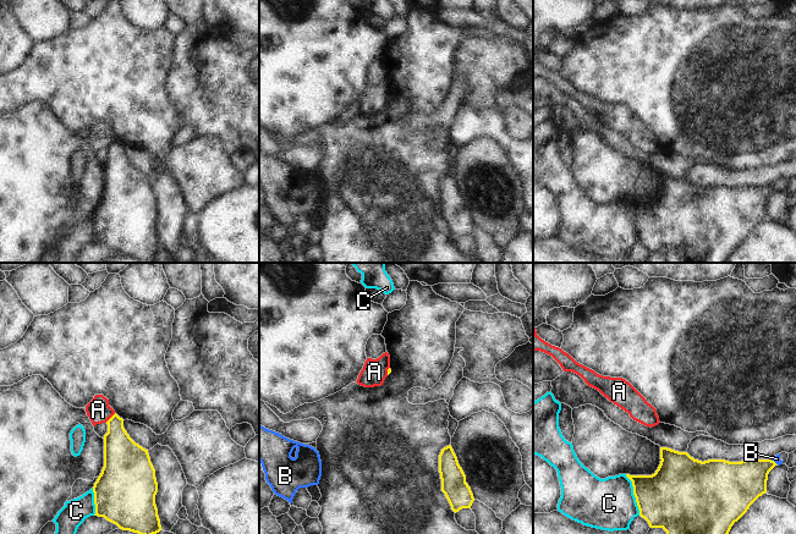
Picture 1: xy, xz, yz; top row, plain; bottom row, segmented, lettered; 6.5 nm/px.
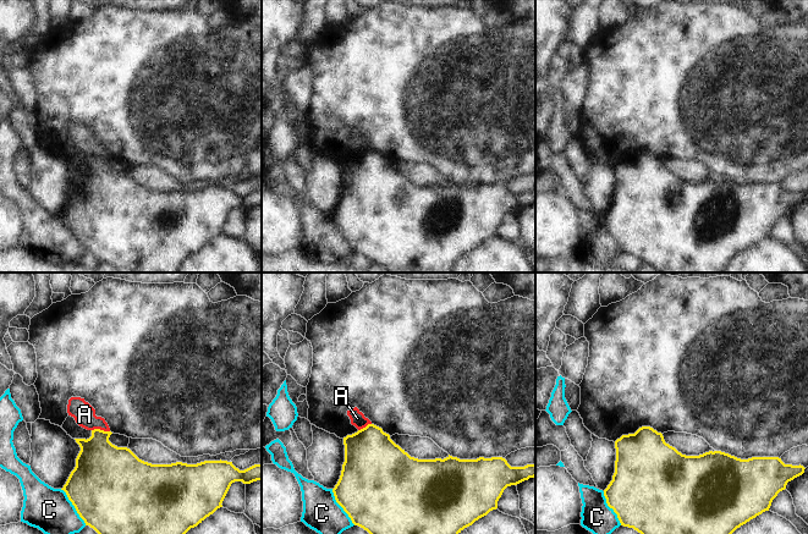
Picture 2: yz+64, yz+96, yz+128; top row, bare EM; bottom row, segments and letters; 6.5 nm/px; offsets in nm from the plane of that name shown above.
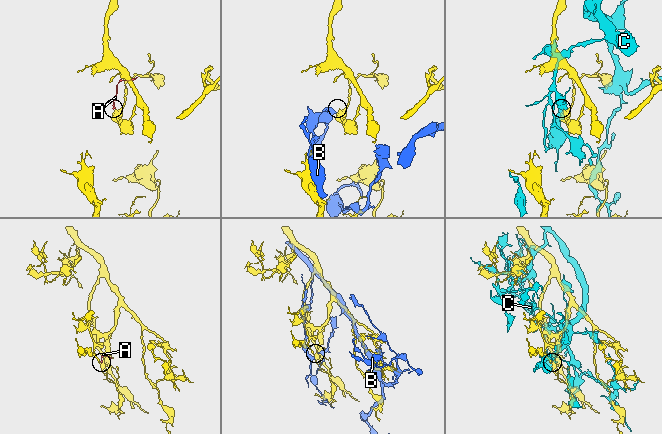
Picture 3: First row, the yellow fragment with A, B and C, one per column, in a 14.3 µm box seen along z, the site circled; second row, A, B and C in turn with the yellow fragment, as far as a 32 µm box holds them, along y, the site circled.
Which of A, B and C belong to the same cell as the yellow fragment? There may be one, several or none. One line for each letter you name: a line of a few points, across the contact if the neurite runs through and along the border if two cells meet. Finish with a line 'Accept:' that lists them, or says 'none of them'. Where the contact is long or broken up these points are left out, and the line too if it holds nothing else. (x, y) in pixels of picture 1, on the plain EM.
Accept: none of them

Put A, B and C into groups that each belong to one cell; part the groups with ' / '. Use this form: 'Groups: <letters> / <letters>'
Groups: A / B / C.

